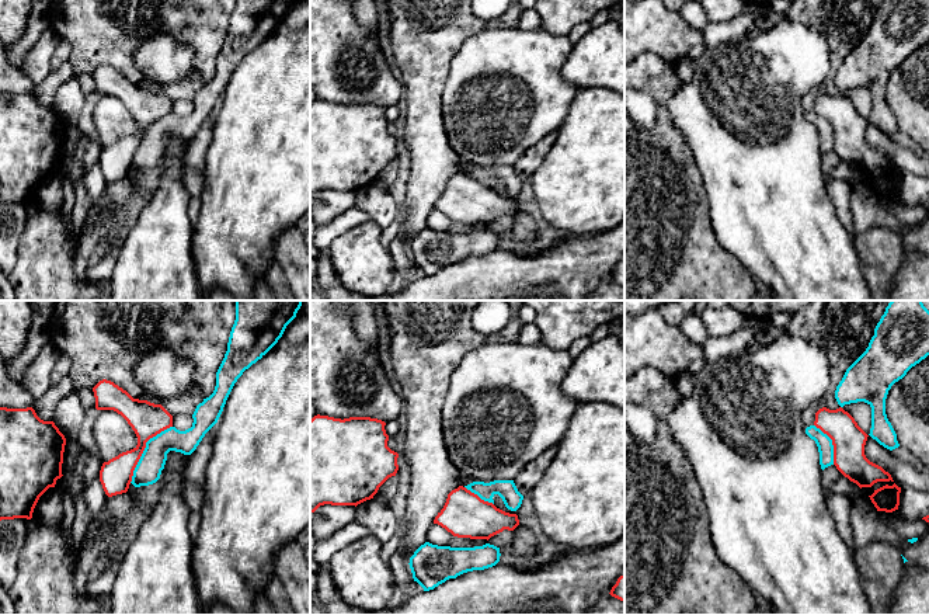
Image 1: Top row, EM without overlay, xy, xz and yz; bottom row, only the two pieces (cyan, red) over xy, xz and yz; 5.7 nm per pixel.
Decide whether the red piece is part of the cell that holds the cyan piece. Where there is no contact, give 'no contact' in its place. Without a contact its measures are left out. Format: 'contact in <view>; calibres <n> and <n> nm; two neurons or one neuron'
contact in xy; calibres 150 and 200 nm; two neurons

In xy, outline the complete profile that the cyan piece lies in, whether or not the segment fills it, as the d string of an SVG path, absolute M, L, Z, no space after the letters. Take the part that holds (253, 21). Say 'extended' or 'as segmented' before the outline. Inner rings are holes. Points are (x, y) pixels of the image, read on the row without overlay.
as segmented | M236 0L213 79L196 91L191 114L180 117L170 112L146 128L133 156L131 168L135 173L149 171L160 164L170 136L191 140L196 135L218 108L237 65L278 28L295 3L296 0Z

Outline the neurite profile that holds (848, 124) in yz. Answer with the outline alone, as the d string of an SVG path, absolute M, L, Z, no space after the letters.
M842 93L820 94L814 111L832 125L836 154L860 174L871 173L877 167L894 167L888 157L866 143L864 131L869 121Z

